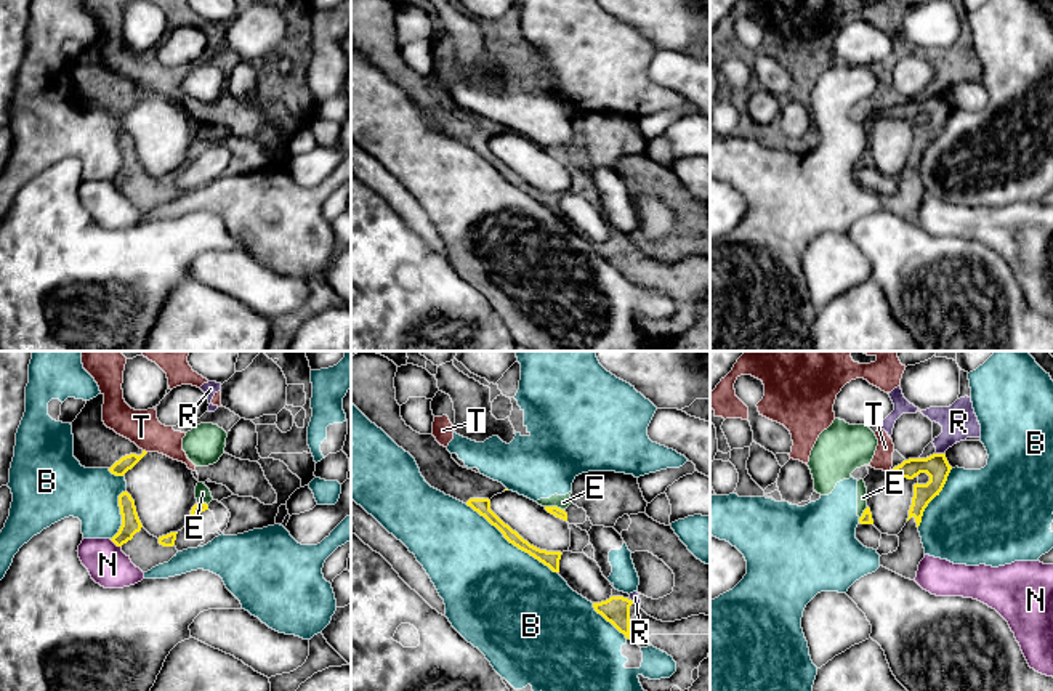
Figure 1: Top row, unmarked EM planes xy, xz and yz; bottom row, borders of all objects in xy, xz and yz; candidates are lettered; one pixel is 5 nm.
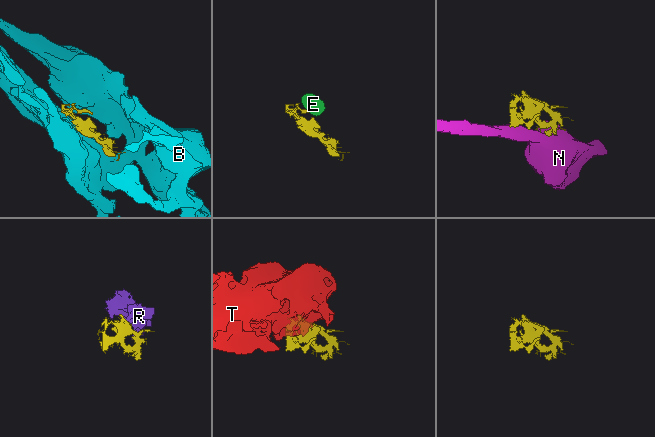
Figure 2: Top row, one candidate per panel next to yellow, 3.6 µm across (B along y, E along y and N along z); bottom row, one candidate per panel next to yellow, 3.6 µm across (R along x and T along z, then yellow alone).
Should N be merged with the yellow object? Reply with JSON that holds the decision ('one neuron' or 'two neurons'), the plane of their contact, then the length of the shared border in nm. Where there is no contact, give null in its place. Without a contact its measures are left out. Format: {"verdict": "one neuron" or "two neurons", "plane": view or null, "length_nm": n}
{"verdict": "two neurons", "plane": "xy", "length_nm": 80}

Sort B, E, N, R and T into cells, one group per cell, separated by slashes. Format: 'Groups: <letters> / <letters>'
Groups: B E / N / R T

